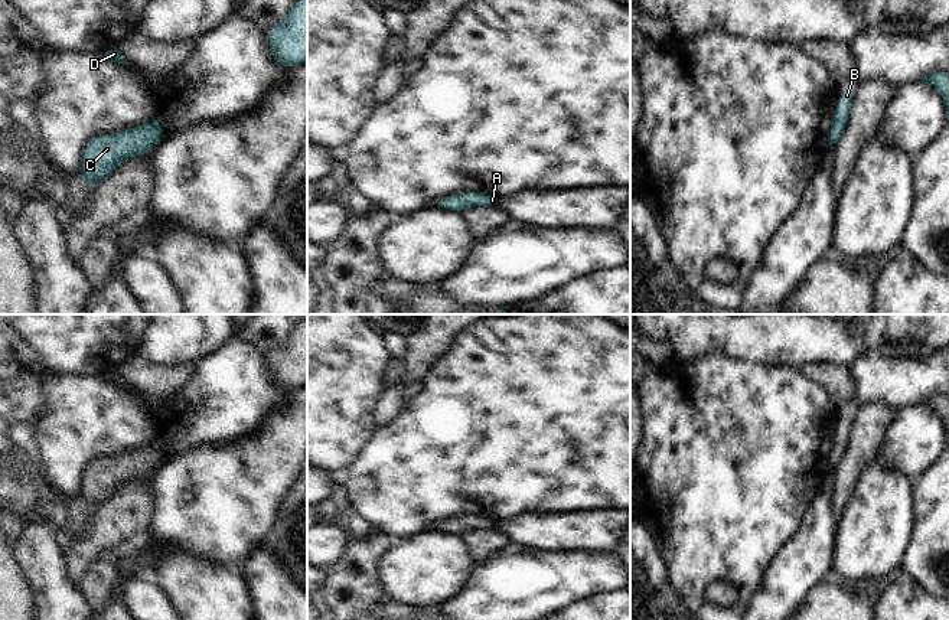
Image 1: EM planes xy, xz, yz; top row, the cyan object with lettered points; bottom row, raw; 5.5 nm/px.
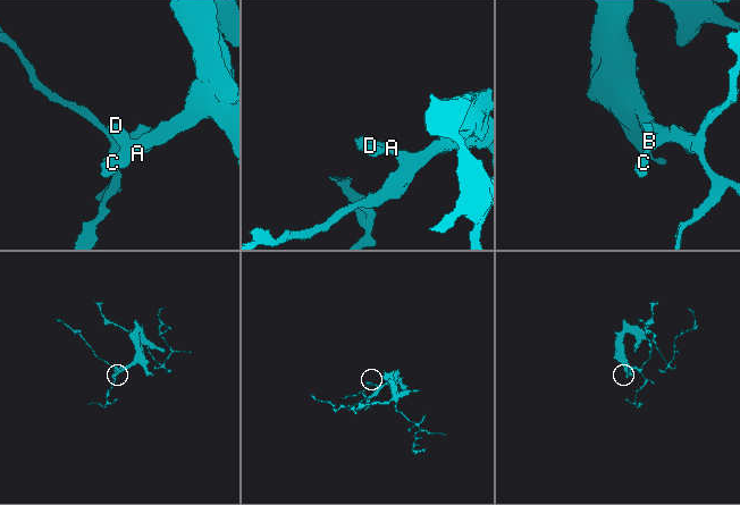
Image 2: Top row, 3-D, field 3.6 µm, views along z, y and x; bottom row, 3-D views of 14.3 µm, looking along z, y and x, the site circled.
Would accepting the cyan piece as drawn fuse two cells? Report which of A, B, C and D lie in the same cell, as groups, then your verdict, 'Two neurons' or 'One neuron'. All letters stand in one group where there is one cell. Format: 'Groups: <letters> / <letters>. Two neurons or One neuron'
Groups: A B C D. One neuron.

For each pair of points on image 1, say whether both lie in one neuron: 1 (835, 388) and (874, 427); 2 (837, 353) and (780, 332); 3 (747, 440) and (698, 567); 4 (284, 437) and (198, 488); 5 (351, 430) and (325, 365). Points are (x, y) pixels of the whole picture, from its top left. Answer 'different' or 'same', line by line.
1: different
2: same
3: same
4: same
5: same

